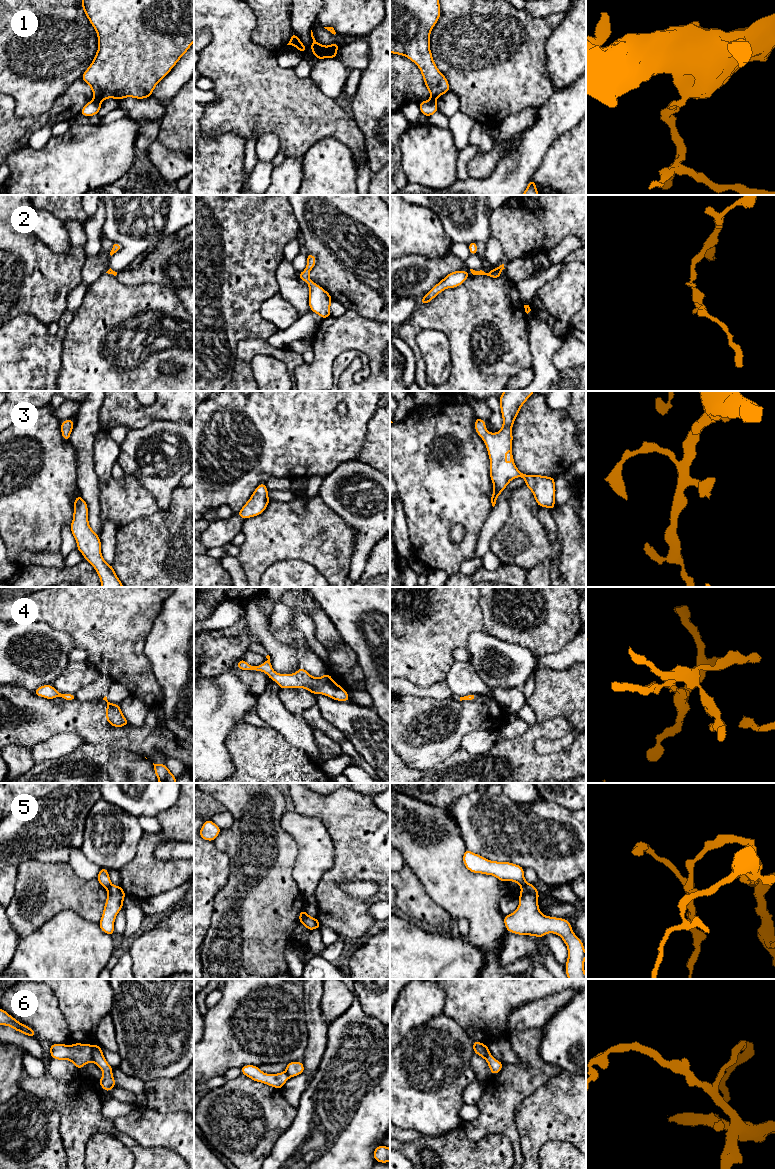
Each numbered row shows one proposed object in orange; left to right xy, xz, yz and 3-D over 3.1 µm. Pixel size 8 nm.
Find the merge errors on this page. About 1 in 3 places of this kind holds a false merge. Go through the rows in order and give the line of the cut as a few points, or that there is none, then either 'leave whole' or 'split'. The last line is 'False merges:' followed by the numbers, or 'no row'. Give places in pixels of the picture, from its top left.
1: xy (93, 99), (97, 99), (100, 102) | split
2: no cut | leave whole
3: no cut | leave whole
4: no cut | leave whole
5: xz (307, 915), (302, 923) | split
6: xy (91, 1045), (91, 1058), (93, 1060) | split
False merges: 1, 5, 6

